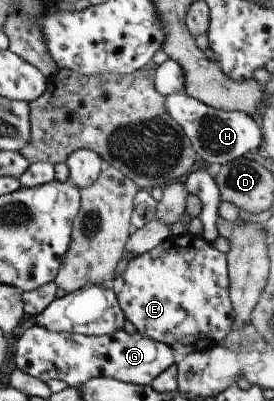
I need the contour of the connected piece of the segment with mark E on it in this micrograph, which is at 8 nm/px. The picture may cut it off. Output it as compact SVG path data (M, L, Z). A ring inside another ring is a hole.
M190 233L168 238L157 247L128 261L122 275L113 279L112 288L116 293L120 308L126 319L136 327L136 331L152 340L166 343L173 348L178 358L200 352L213 345L223 343L232 331L232 301L226 253L220 252L203 236Z

